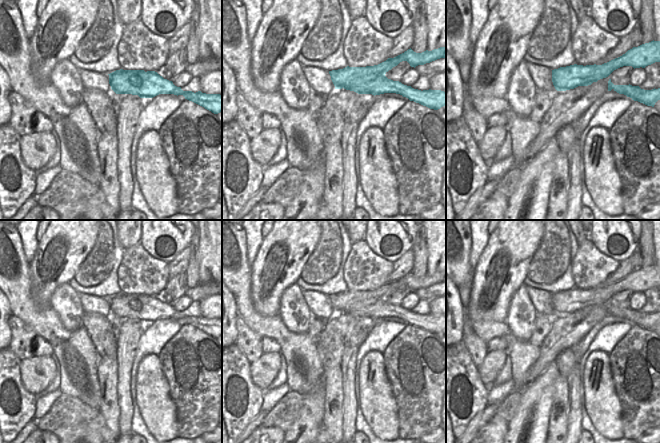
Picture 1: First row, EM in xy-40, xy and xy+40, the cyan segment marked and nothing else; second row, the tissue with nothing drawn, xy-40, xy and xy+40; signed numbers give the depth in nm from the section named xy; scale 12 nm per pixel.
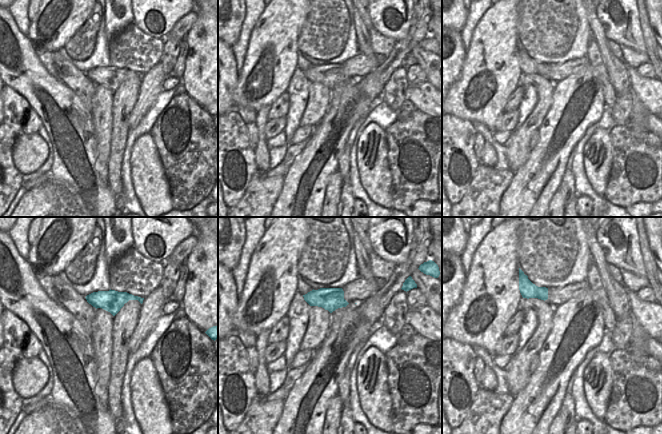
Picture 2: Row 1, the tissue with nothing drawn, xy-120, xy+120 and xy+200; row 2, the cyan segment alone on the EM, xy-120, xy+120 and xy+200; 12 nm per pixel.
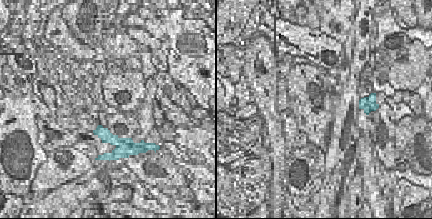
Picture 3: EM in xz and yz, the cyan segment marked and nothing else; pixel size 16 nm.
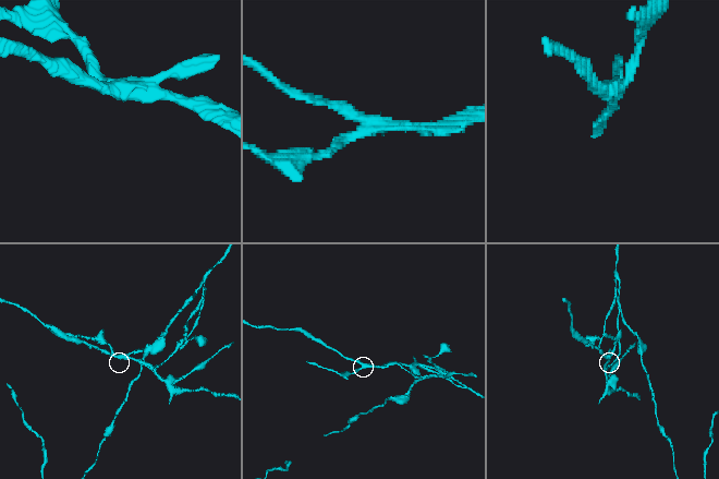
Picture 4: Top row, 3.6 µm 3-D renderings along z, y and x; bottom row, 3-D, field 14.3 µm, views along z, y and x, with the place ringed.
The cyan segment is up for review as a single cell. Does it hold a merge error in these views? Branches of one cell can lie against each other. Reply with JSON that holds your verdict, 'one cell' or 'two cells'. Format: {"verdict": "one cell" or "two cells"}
{"verdict": "two cells"}

